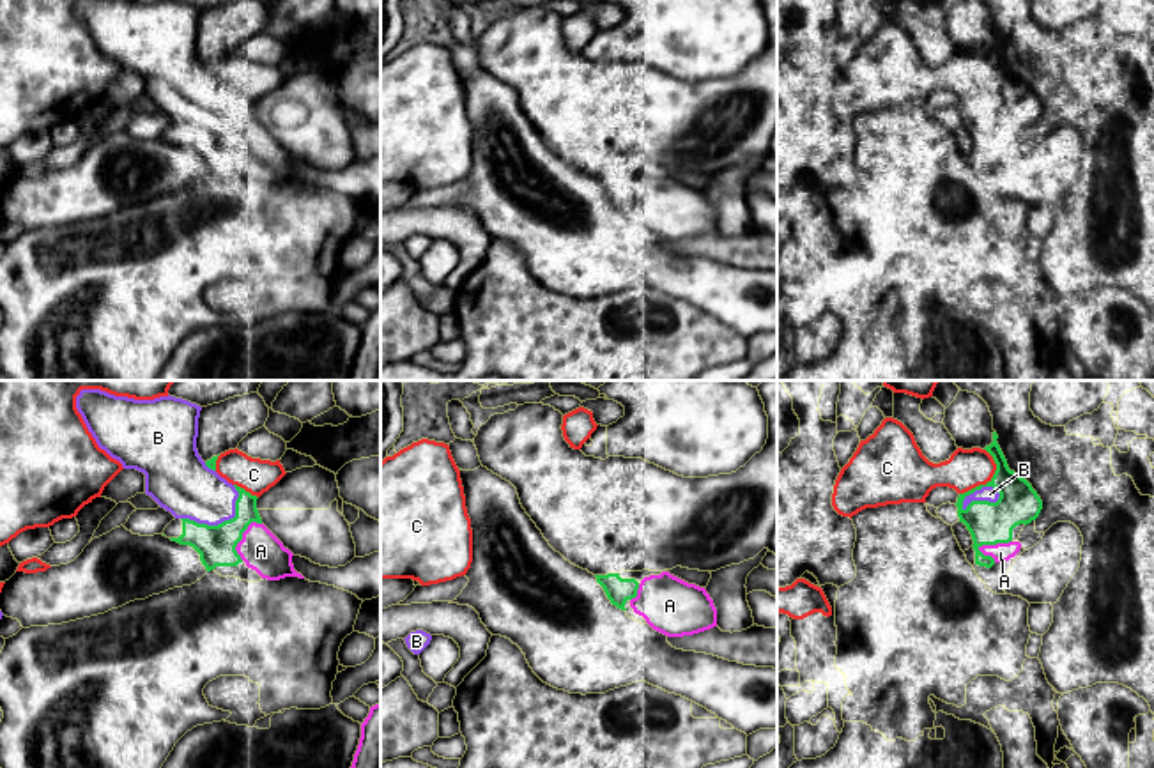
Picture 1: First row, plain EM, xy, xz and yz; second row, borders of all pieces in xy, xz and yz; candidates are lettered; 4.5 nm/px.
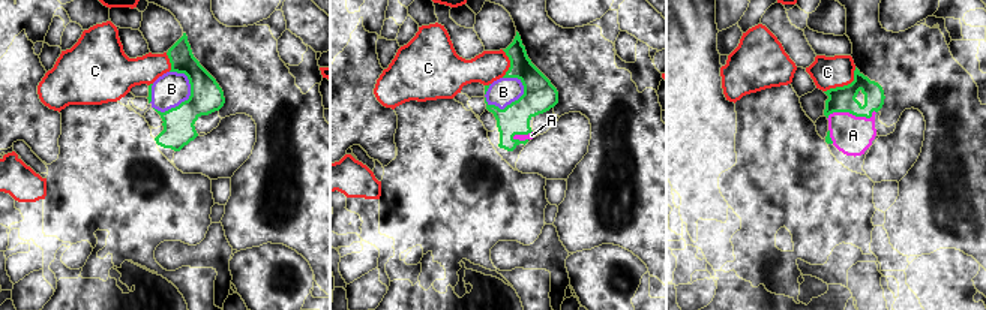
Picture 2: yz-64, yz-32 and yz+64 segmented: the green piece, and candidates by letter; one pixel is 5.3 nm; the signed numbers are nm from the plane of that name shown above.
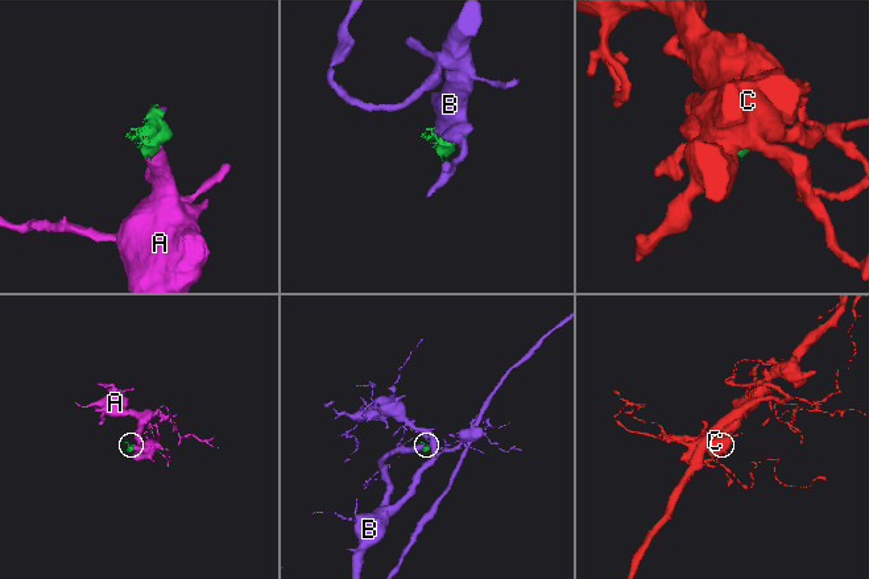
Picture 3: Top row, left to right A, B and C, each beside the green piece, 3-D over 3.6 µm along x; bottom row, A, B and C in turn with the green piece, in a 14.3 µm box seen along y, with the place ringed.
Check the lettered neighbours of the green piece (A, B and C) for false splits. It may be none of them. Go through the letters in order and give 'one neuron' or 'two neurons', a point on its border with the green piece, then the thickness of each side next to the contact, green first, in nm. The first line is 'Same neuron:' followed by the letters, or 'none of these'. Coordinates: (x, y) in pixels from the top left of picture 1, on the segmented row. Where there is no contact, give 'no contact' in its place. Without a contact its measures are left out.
Same neuron: A, B
A: one neuron; meets green in yz at (993, 544); 190 nm thick on the green side, 90 nm on the other
B: one neuron; meets green in yz at (981, 501); 190 nm thick on the green side, 70 nm on the other
C: two neurons; meets green in yz at (992, 478); 190 nm thick on the green side, 180 nm on the other

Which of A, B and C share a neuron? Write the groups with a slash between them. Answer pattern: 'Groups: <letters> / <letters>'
Groups: A B / C

